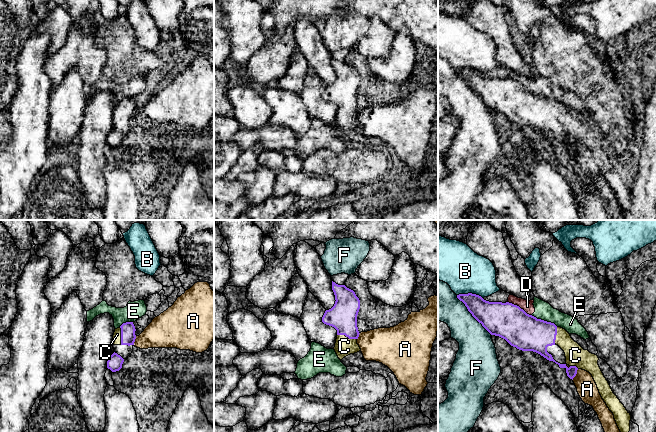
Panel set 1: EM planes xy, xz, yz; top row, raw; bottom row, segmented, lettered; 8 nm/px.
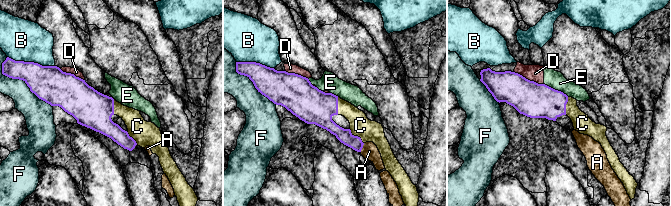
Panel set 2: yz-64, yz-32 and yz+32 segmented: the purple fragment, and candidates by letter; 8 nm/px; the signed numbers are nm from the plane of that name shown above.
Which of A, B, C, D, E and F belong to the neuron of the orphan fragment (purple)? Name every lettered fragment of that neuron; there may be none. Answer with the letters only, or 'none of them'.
C

